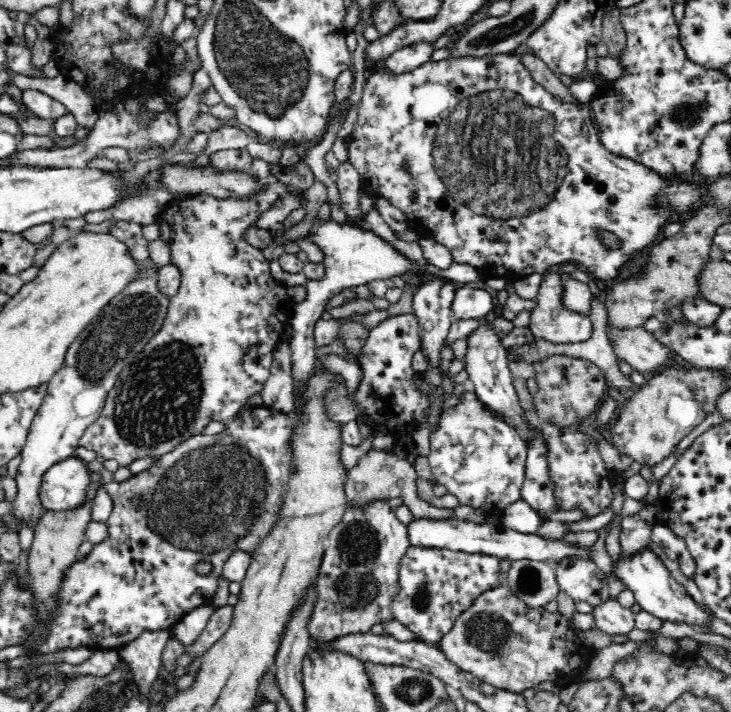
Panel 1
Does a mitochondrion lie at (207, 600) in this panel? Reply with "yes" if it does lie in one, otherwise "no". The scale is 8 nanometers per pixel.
no

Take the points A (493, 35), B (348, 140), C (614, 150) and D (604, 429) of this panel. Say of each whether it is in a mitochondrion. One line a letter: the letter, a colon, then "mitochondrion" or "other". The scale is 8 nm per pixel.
A: mitochondrion
B: other
C: other
D: other

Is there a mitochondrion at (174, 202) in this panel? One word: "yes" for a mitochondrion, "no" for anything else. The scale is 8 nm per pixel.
no

